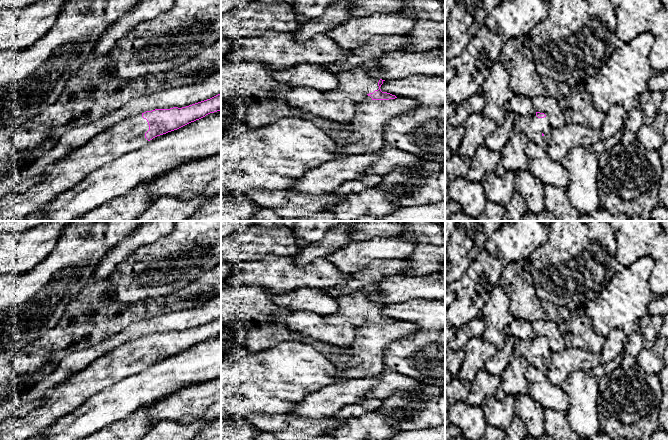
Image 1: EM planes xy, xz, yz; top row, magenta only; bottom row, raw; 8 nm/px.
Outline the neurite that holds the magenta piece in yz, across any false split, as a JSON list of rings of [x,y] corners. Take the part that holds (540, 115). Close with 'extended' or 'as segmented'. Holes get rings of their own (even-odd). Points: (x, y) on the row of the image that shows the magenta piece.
[[[535,112],[531,116],[517,116],[513,125],[513,133],[522,133],[547,150],[546,138],[551,130],[548,117],[544,113]]]; extended

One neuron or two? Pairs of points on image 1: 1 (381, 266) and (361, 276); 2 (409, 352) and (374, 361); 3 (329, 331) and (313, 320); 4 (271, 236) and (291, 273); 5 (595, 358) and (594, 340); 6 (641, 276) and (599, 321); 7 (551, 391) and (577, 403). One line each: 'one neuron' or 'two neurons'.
1: one neuron
2: two neurons
3: one neuron
4: two neurons
5: two neurons
6: one neuron
7: two neurons

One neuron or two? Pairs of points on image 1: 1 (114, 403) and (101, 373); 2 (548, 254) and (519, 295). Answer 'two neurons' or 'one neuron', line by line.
1: two neurons
2: two neurons

